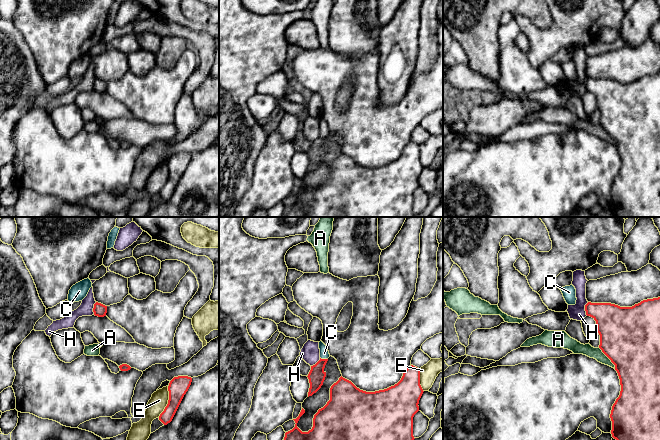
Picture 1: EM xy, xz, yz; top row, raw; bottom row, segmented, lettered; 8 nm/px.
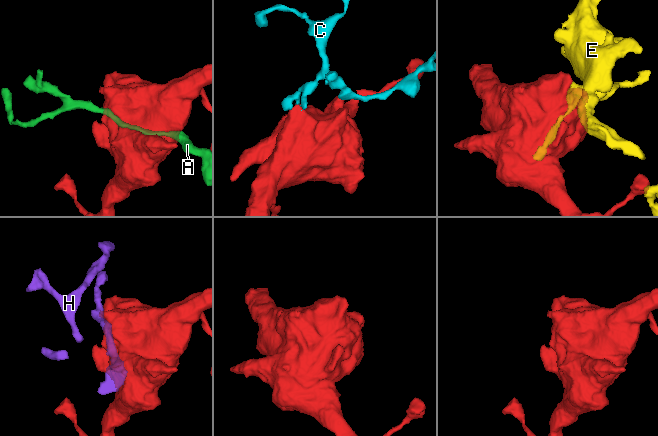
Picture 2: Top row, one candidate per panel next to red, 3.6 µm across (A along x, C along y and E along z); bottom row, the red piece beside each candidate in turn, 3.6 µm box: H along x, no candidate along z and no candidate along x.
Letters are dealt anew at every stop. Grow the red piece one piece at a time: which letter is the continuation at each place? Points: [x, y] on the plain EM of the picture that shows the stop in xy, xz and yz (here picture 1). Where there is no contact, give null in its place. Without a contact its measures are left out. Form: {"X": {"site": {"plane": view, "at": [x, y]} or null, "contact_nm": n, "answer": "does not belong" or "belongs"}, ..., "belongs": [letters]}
{"A": {"site": {"plane": "yz", "at": [608, 133]}, "contact_nm": 220, "answer": "does not belong"}, "C": {"site": {"plane": "xz", "at": [324, 135]}, "contact_nm": 70, "answer": "belongs"}, "E": {"site": {"plane": "xy", "at": [168, 178]}, "contact_nm": 260, "answer": "does not belong"}, "H": {"site": {"plane": "yz", "at": [585, 85]}, "contact_nm": 110, "answer": "does not belong"}, "belongs": ["C"]}

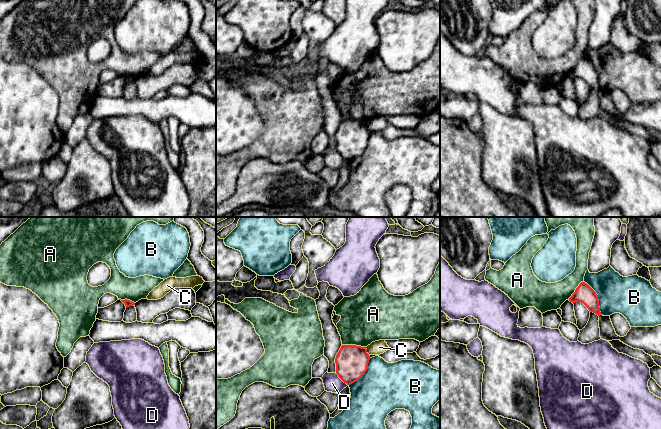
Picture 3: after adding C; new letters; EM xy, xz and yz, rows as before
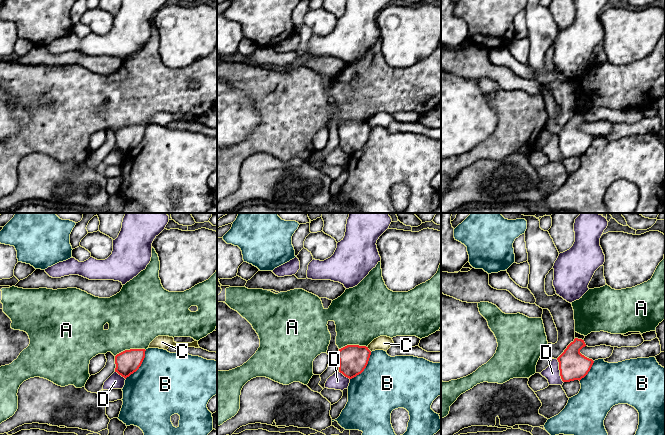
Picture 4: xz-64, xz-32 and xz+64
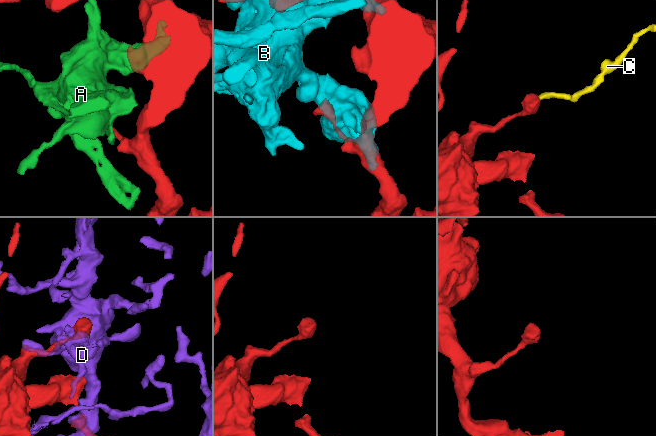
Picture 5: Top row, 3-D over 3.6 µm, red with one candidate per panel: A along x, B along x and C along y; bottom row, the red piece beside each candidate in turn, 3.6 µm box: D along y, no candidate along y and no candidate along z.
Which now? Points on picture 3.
{"A": {"site": {"plane": "xz", "at": [354, 121]}, "contact_nm": 190, "answer": "does not belong"}, "B": {"site": {"plane": "yz", "at": [597, 73]}, "contact_nm": 300, "answer": "does not belong"}, "C": {"site": {"plane": "xz", "at": [366, 127]}, "contact_nm": 70, "answer": "does not belong"}, "D": {"site": {"plane": "xz", "at": [341, 155]}, "contact_nm": 140, "answer": "does not belong"}, "belongs": []}

